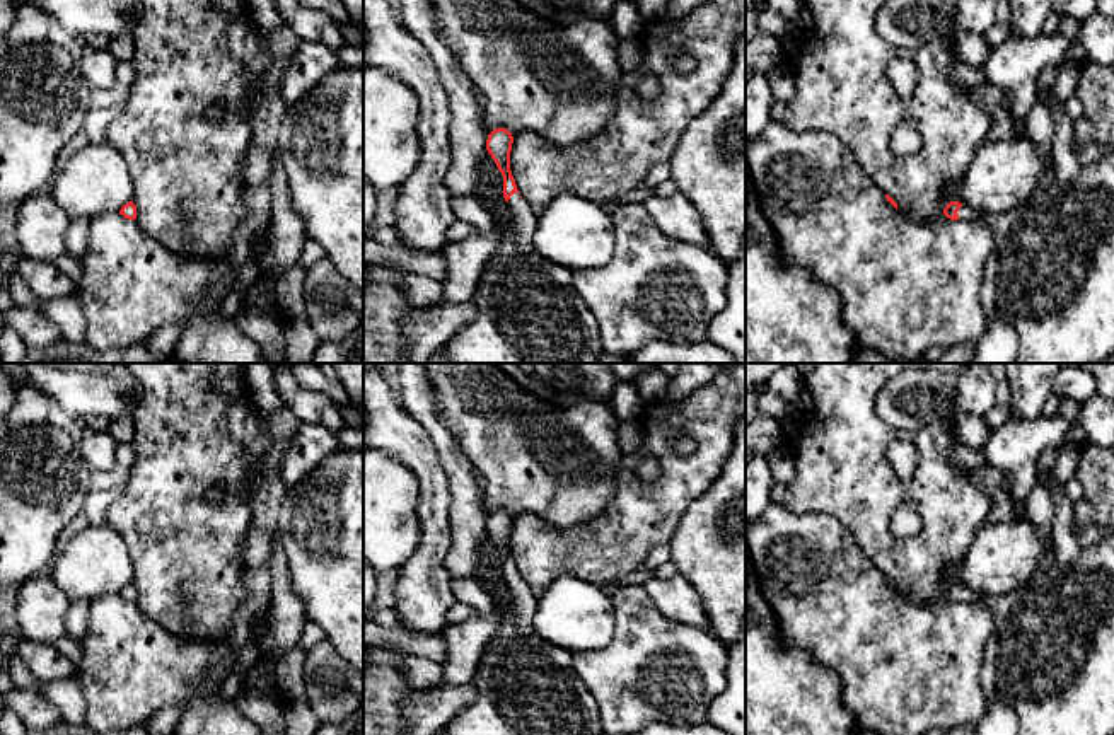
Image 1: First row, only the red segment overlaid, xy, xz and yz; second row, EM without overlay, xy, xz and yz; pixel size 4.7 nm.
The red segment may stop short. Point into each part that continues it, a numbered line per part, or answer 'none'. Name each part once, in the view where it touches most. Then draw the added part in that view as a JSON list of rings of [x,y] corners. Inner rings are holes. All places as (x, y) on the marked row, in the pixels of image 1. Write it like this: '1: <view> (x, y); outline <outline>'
1: xz (526, 307); outline [[[513,193],[508,200],[513,232],[502,237],[473,295],[476,317],[442,346],[442,363],[599,363],[604,355],[599,322],[573,290],[572,269],[546,259],[534,246],[537,217]]]

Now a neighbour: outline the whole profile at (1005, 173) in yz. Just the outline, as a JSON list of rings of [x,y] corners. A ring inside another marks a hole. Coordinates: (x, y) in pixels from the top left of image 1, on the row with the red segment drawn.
[[[1025,135],[986,142],[949,194],[976,211],[1007,211],[1037,191],[1042,171],[1051,174],[1051,162],[1041,160]]]

